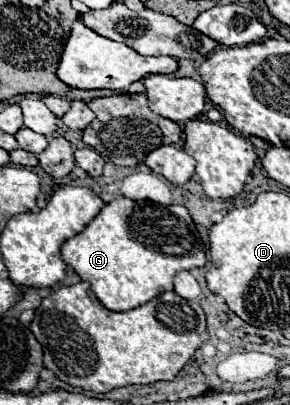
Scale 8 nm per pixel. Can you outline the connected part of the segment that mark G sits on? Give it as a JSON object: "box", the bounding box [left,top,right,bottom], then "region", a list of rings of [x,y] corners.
{"box":[61,195,205,311],"region":[[[117,195],[113,201],[105,203],[97,217],[77,235],[65,241],[61,247],[63,261],[73,267],[83,281],[91,283],[93,293],[97,299],[111,311],[131,311],[165,291],[173,289],[173,277],[179,271],[189,271],[195,267],[203,267],[205,259],[205,245],[199,245],[199,231],[183,205],[159,205],[153,201],[133,201],[127,197]]]}

